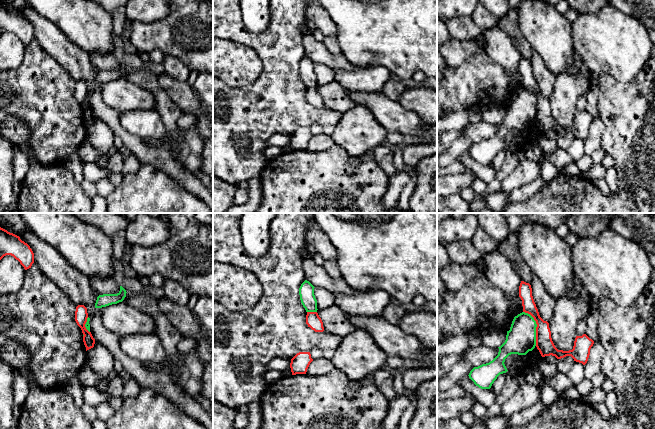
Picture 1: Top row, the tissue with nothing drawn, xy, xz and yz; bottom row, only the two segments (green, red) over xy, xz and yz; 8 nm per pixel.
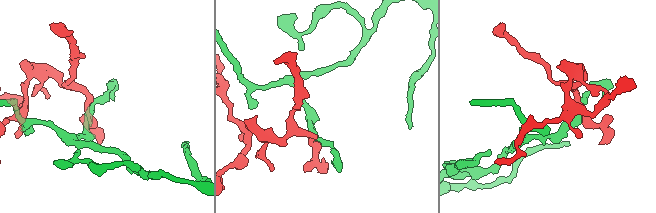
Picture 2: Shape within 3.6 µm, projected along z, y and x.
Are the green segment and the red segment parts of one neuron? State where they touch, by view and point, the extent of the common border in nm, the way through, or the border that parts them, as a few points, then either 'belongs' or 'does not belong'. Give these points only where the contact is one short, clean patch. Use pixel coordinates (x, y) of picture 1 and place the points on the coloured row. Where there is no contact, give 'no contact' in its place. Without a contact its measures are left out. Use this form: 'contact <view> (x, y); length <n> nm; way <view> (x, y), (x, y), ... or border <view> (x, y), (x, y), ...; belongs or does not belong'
contact yz (536, 326); length 300 nm; border yz (523, 311), (527, 312), (535, 321), (536, 345); does not belong

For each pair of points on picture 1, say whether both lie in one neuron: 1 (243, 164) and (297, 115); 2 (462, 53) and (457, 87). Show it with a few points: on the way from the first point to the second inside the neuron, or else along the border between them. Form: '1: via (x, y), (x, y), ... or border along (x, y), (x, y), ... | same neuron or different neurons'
1: via (254, 149), (254, 137), (276, 115), (279, 115) | same neuron
2: border along (480, 50), (456, 66), (448, 67) | different neurons

